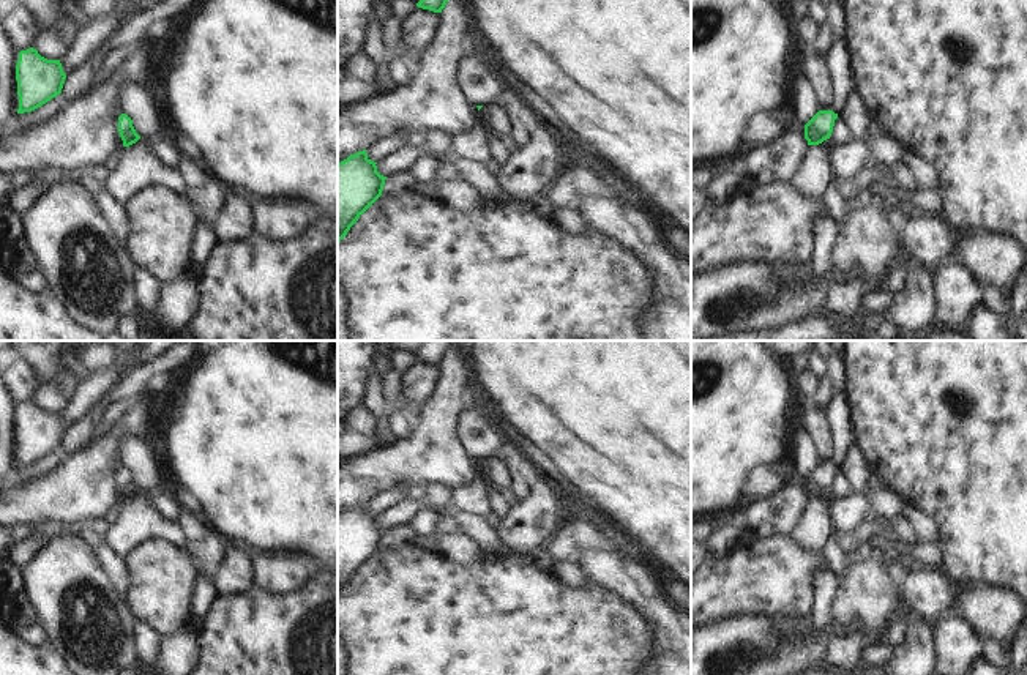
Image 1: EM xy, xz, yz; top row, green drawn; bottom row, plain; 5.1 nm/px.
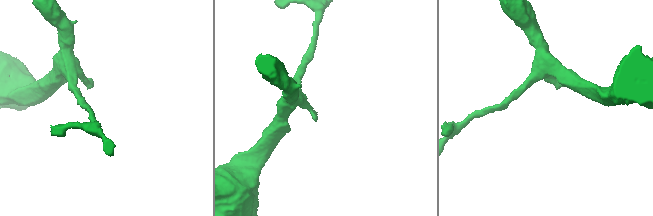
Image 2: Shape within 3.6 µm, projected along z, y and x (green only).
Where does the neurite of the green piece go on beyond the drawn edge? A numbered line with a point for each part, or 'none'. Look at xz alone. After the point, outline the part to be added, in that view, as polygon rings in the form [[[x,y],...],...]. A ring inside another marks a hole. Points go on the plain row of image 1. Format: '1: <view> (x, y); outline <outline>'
none

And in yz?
none

